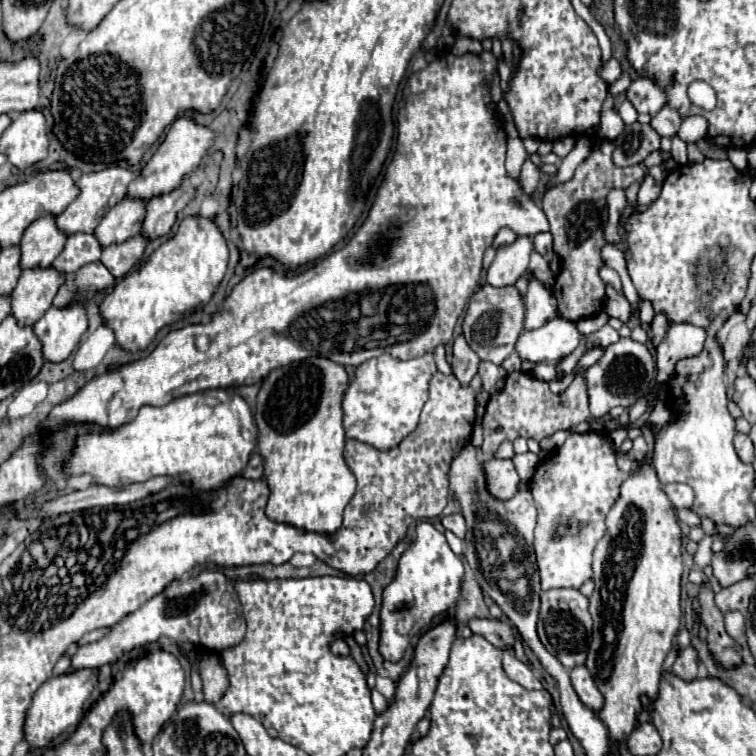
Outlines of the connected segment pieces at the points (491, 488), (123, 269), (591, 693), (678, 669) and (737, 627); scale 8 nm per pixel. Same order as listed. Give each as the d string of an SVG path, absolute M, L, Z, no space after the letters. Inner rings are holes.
M492 458L484 464L484 474L488 480L488 492L496 500L508 500L518 492L518 474L512 460Z
M140 232L122 244L110 244L108 248L104 248L100 260L116 278L122 278L142 258L148 242L150 240L146 236L142 236L142 232Z
M586 666L572 668L570 680L572 680L572 686L574 686L574 690L576 690L576 694L578 694L578 698L582 700L584 706L588 706L594 712L598 712L604 706L604 696L596 688L596 684L594 684Z
M690 644L680 650L676 662L672 664L672 672L684 680L692 680L692 678L696 678L696 668L698 668L698 652Z
M726 612L724 614L724 624L726 624L726 632L734 640L740 640L742 638L742 632L744 632L744 616L740 612Z

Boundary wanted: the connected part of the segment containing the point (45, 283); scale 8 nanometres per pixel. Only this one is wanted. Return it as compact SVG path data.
M54 266L28 268L22 272L18 286L12 290L12 316L20 326L32 326L52 306L66 274L56 272Z

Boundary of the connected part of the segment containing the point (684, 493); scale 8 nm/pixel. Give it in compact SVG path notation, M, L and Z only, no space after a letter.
M666 484L664 492L676 508L690 508L694 502L694 492L688 484Z

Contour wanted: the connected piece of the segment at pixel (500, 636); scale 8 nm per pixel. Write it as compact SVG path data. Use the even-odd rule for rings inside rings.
M472 618L468 622L468 626L470 626L470 630L474 634L484 636L490 644L494 644L498 648L506 648L506 646L514 644L512 628L502 624L500 620L494 620L494 618Z

